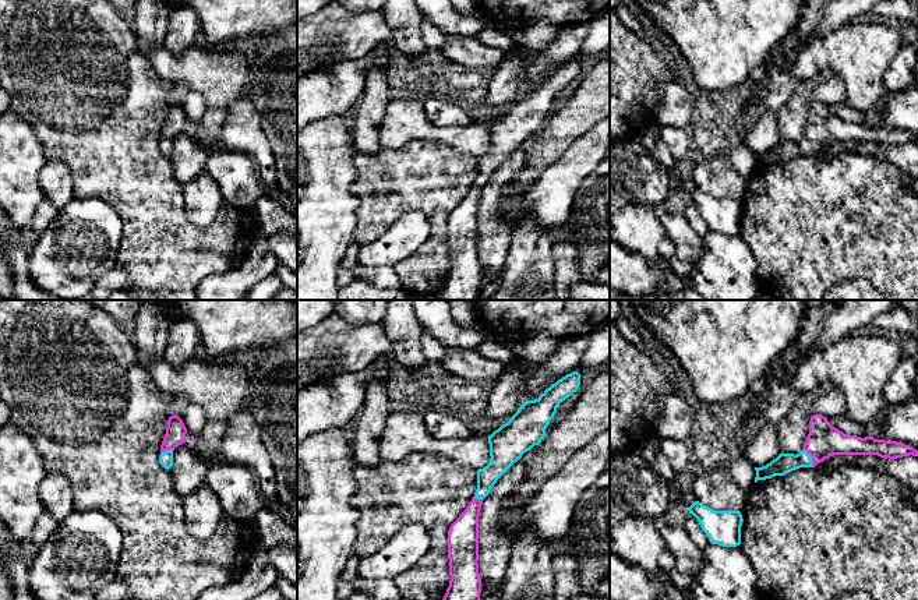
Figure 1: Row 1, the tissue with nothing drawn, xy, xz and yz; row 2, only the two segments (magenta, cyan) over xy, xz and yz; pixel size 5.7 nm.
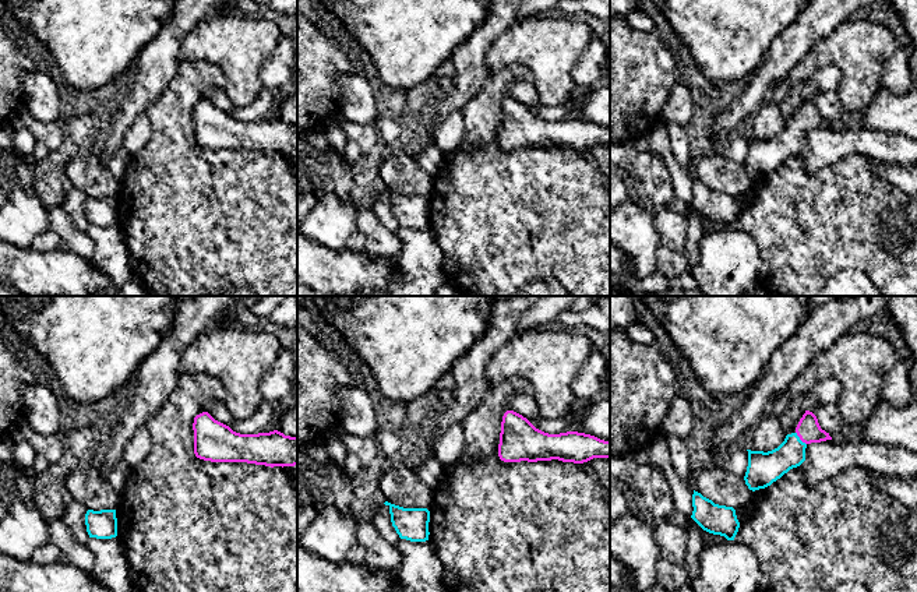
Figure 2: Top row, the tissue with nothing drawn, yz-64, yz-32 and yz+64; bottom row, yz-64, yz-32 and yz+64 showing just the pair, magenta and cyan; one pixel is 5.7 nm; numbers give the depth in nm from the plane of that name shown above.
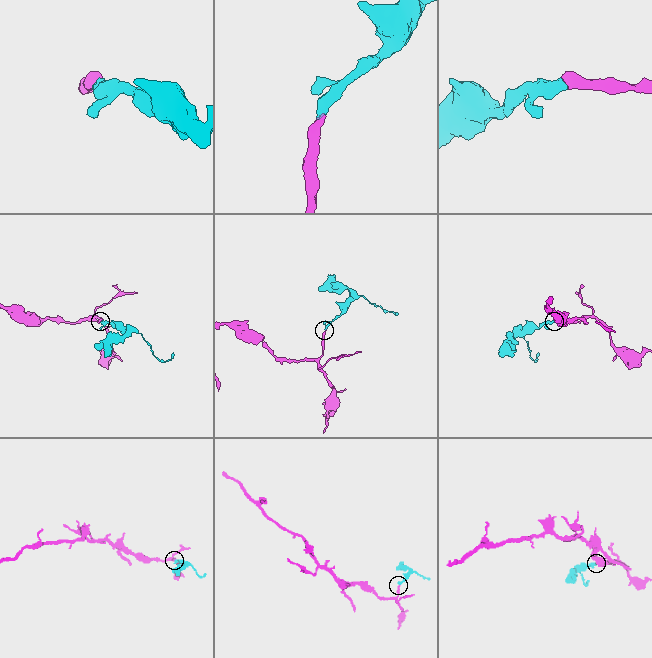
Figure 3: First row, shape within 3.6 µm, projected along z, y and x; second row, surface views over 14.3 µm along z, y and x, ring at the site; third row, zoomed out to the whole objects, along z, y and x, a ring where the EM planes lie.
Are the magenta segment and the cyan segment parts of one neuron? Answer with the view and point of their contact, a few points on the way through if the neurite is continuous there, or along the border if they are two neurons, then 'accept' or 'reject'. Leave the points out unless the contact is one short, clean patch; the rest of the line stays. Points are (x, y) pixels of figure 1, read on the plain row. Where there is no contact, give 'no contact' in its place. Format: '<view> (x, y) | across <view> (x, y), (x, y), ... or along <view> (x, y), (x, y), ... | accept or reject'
yz (812, 145) | across yz (823, 127), (812, 145), (784, 151) | accept

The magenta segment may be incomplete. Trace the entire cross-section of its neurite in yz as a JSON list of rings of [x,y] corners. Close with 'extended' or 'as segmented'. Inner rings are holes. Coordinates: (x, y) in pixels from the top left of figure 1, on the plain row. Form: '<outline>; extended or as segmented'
[[[813,102],[809,109],[809,121],[804,137],[797,142],[780,141],[766,153],[755,155],[755,170],[774,163],[784,163],[799,155],[815,155],[833,142],[878,142],[880,145],[897,147],[910,142],[918,144],[918,138],[897,128],[844,121],[833,114],[827,105]]]; extended

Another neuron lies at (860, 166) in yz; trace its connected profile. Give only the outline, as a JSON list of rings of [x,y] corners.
[[[848,153],[819,160],[813,155],[799,155],[784,163],[758,167],[748,179],[748,188],[741,198],[741,236],[749,244],[758,261],[760,289],[774,300],[823,300],[838,282],[855,278],[866,279],[886,300],[918,300],[918,197],[907,190],[912,177],[903,169],[875,156]]]

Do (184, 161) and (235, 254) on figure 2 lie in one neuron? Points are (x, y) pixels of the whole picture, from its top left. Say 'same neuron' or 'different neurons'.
same neuron

